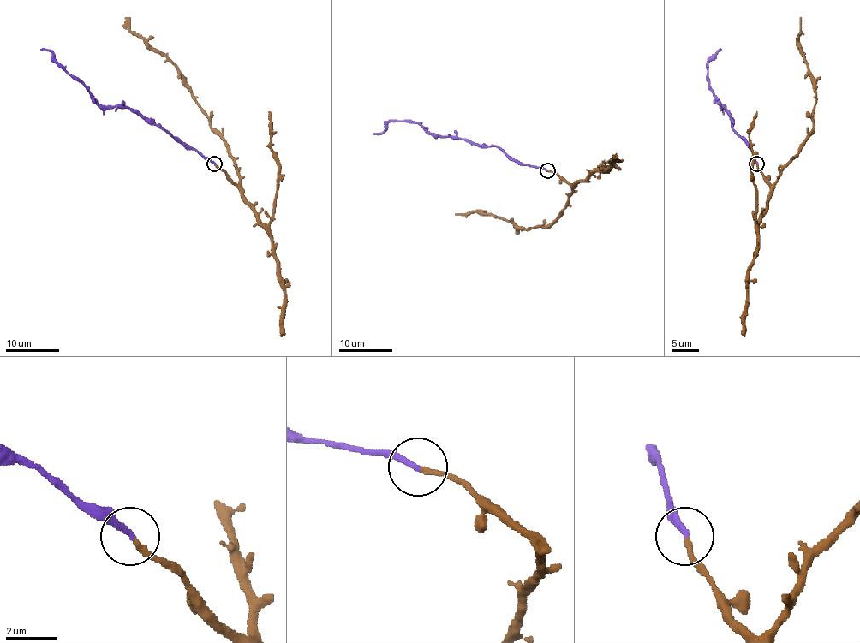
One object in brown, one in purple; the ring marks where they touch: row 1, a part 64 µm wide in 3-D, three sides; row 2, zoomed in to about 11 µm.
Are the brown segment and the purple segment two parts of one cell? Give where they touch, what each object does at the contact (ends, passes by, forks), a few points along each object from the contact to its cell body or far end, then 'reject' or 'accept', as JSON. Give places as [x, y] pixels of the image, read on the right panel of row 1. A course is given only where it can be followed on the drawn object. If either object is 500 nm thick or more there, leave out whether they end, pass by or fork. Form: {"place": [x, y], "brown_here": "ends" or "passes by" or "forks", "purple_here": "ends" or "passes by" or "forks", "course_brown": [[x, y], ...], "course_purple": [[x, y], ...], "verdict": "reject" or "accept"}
{"place": [756, 163], "brown_here": "ends", "purple_here": "ends", "course_brown": [[756, 164], [768, 181], [773, 183], [780, 169], [797, 153], [813, 128], [815, 82], [797, 37], [800, 18]], "course_purple": [[756, 164], [751, 148], [732, 129], [732, 120], [707, 81], [707, 61], [719, 50]], "verdict": "accept"}

